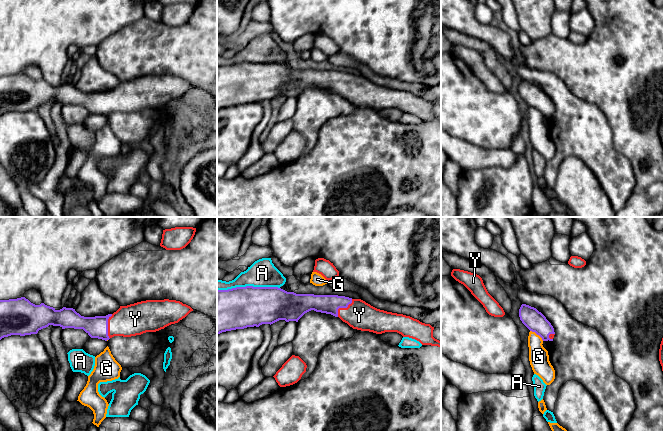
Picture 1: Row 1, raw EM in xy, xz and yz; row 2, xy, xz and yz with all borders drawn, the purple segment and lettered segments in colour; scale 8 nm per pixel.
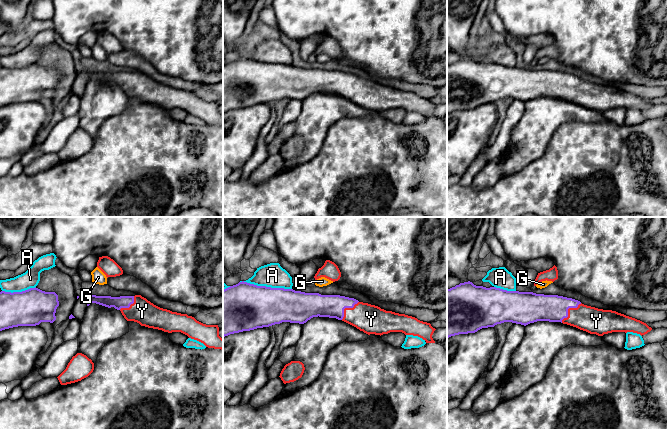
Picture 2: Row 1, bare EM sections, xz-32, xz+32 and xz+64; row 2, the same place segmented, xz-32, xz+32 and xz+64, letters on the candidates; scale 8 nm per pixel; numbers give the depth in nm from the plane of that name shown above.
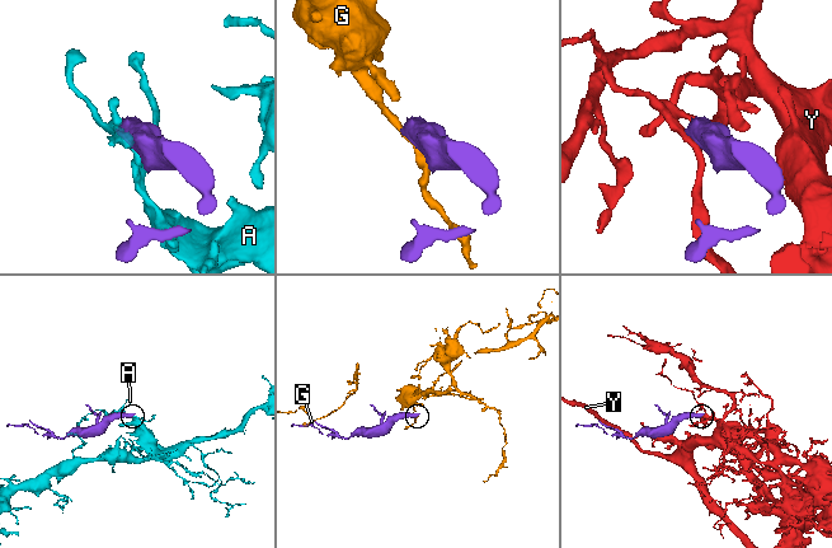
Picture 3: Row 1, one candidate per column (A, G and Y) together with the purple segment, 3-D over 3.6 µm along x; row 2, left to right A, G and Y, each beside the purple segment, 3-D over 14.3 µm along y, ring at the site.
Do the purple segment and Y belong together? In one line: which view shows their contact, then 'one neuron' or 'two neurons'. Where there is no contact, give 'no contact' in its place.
meets purple in xz; one neuron

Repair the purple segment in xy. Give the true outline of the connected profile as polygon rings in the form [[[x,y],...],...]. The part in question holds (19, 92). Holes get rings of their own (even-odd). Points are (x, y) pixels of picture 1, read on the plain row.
[[[25,73],[9,76],[0,76],[0,116],[11,111],[37,110],[39,106],[49,101],[60,102],[62,105],[83,105],[91,114],[109,116],[114,112],[131,113],[146,108],[156,108],[165,103],[178,99],[185,94],[193,85],[176,76],[146,76],[120,82],[113,90],[106,92],[84,93],[73,84],[63,83],[56,86],[44,79],[35,81]]]

